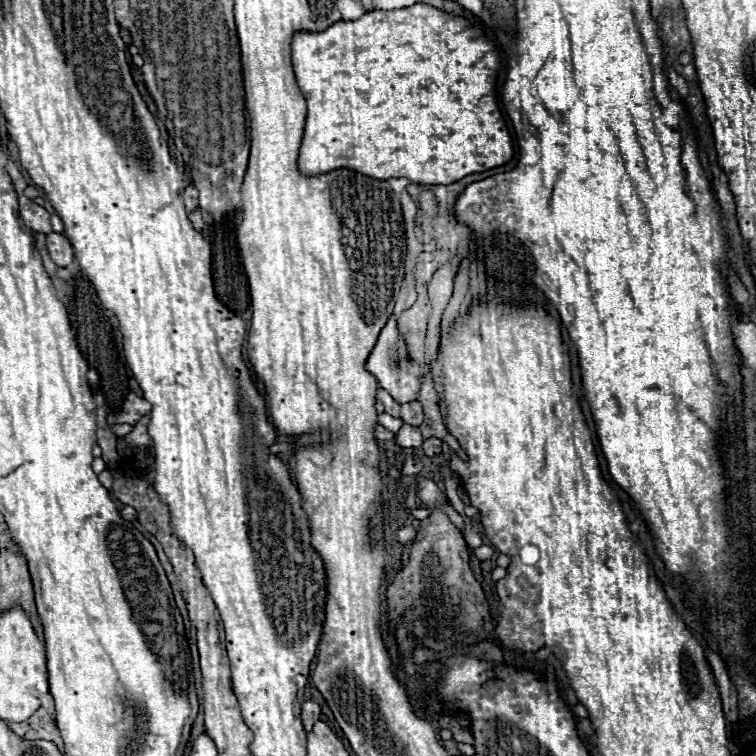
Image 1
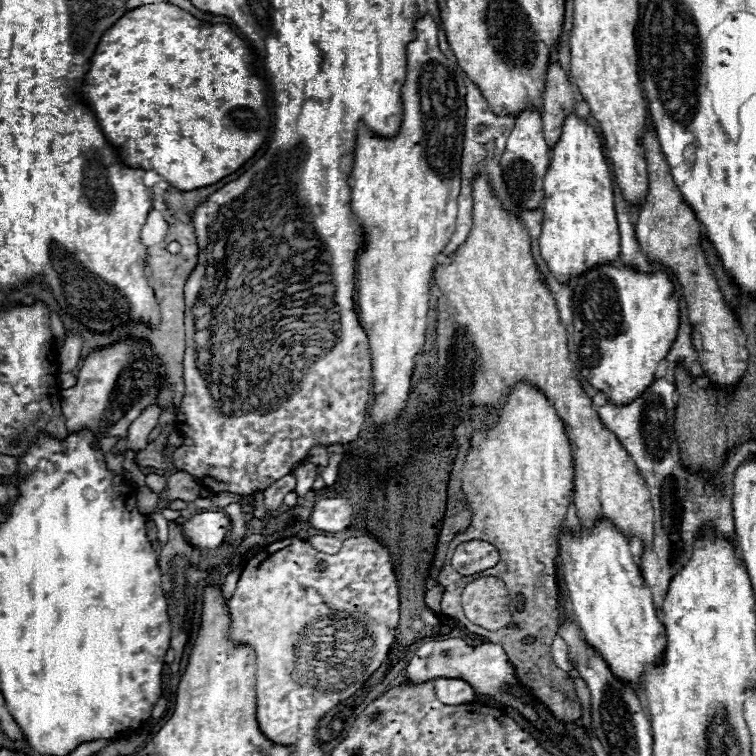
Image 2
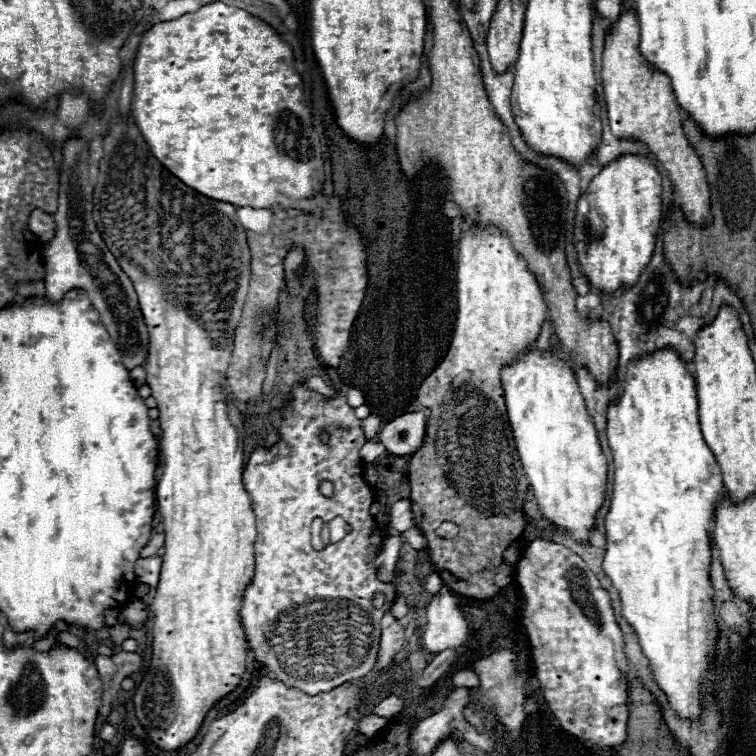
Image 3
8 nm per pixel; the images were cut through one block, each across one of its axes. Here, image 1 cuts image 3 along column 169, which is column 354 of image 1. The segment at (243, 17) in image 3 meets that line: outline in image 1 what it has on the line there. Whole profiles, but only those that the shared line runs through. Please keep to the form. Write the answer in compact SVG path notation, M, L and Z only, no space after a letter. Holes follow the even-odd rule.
M414 4L410 8L400 8L400 10L376 10L352 22L340 20L336 22L336 26L330 26L320 34L310 34L310 32L294 34L292 62L294 62L298 86L308 102L304 140L302 140L300 158L298 158L298 166L302 174L308 174L308 176L326 174L340 166L348 166L352 170L360 170L362 174L372 174L372 178L384 178L384 180L408 178L416 184L452 184L456 180L462 180L468 174L486 172L490 168L504 166L512 158L510 134L502 120L500 108L496 104L496 78L500 70L500 58L494 42L486 36L484 28L480 24L474 24L466 16L456 16L456 14L438 10L430 4Z

